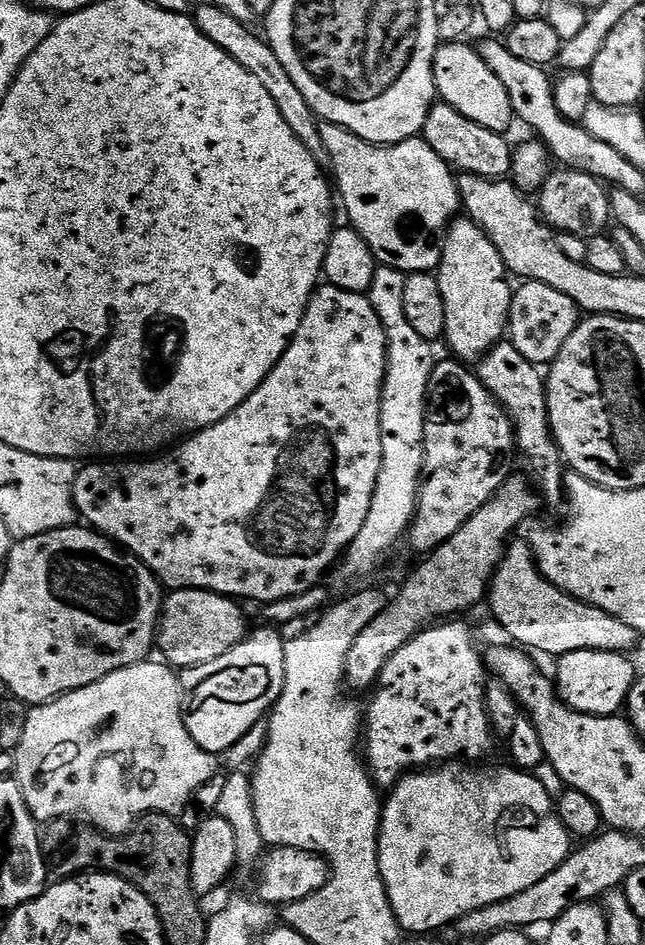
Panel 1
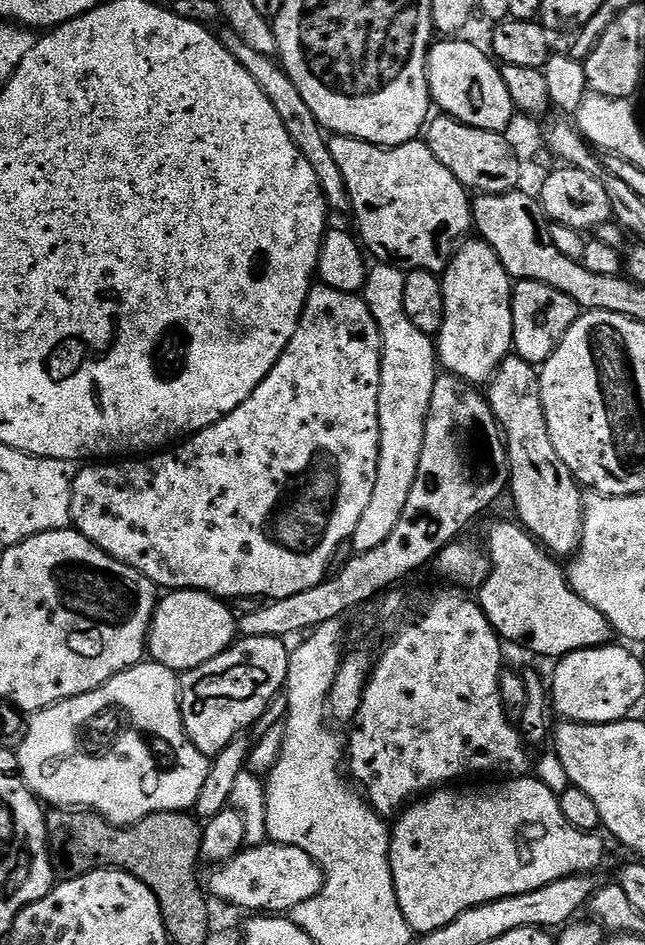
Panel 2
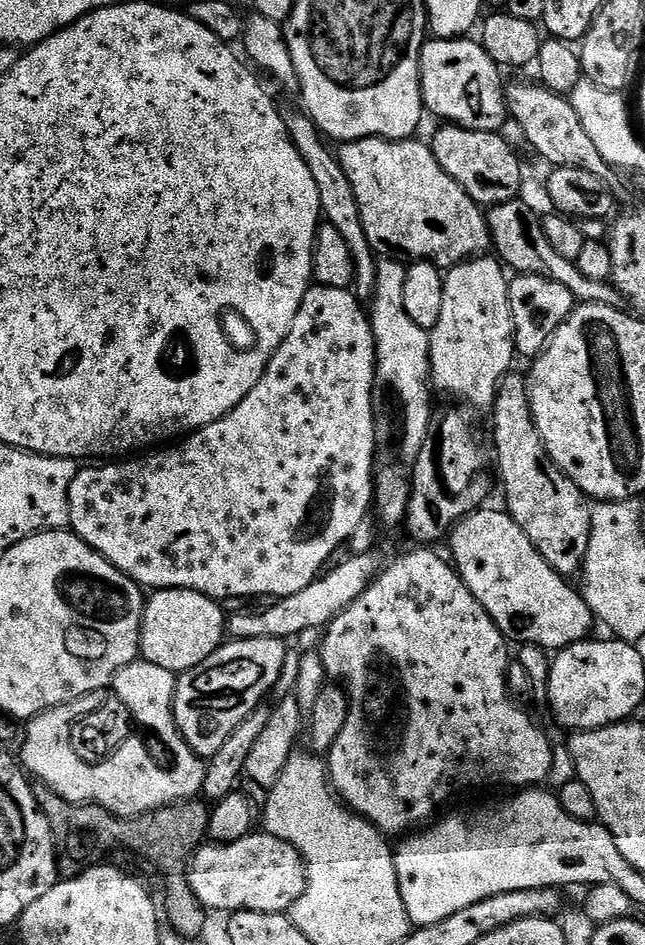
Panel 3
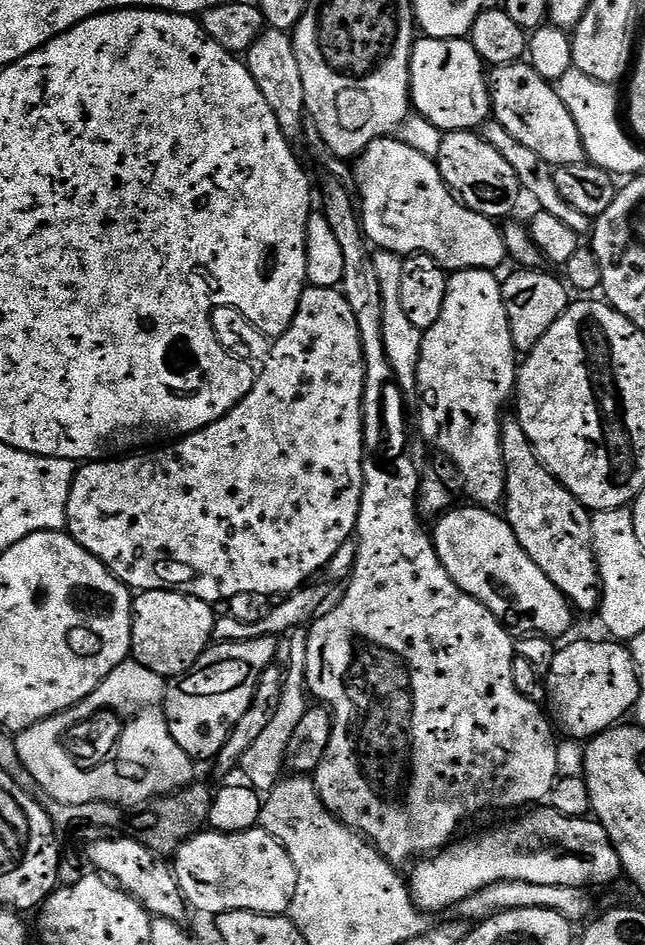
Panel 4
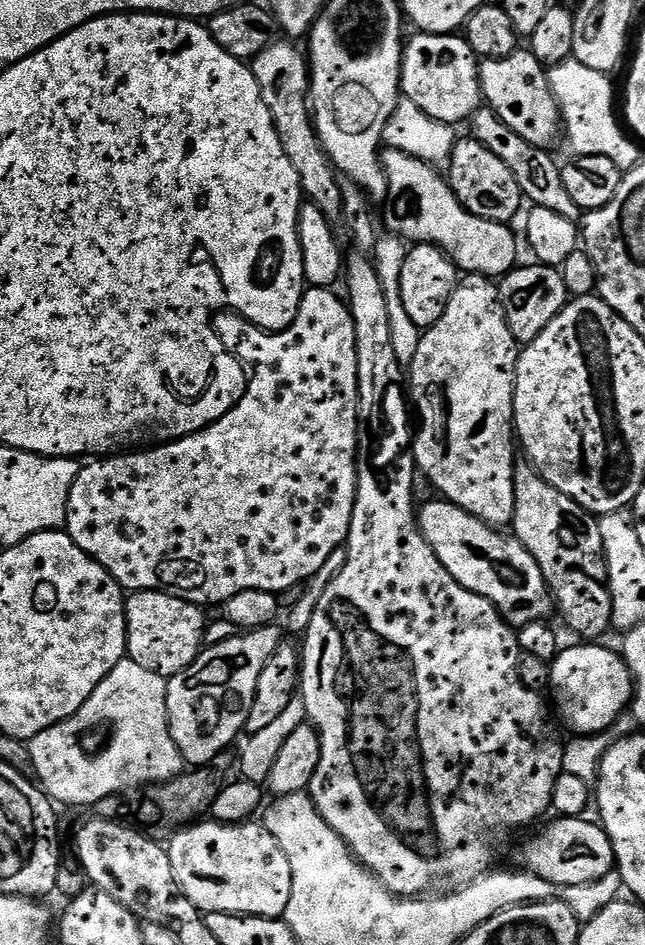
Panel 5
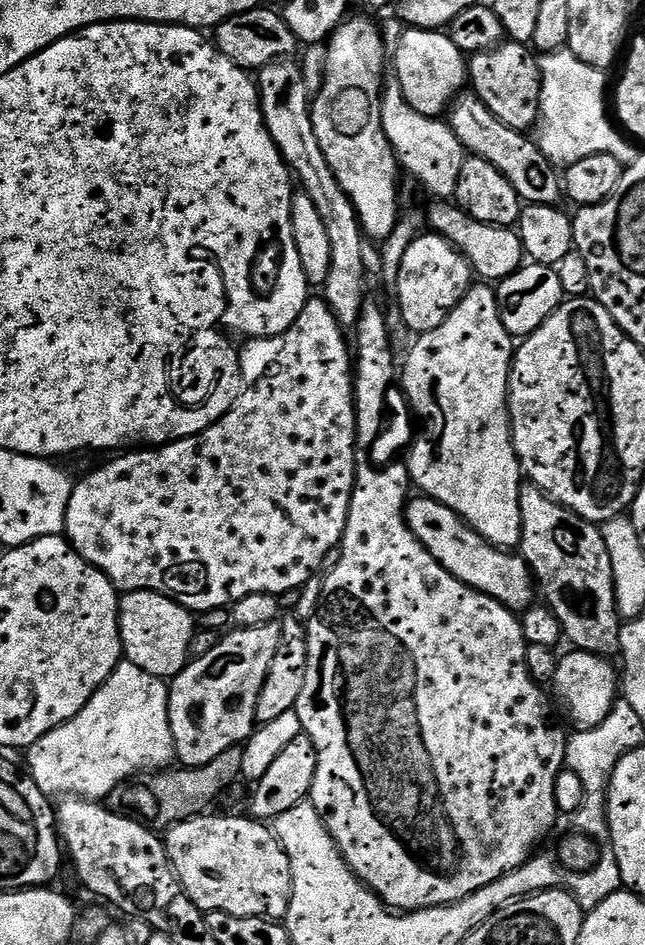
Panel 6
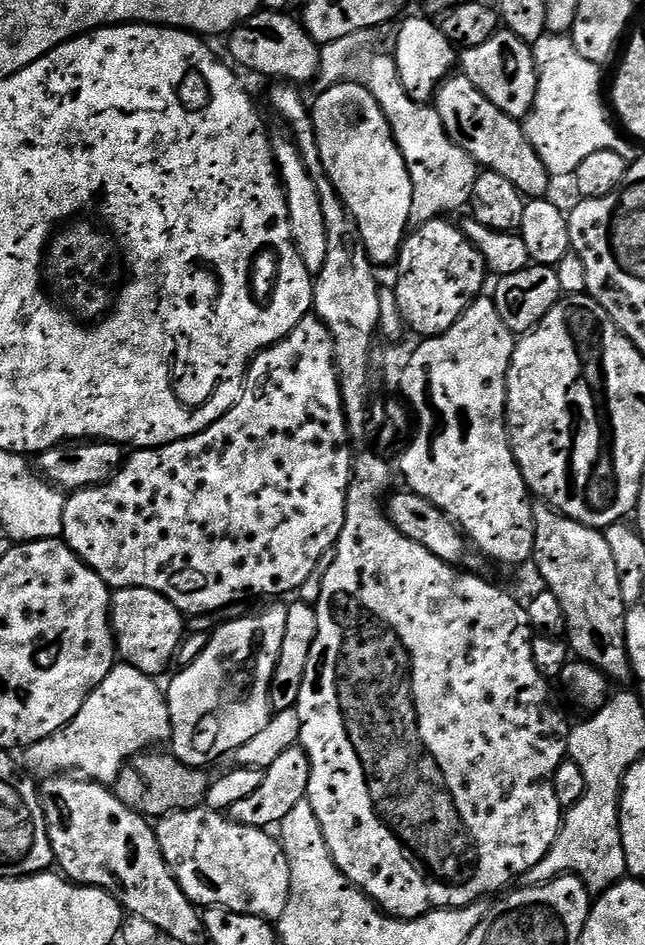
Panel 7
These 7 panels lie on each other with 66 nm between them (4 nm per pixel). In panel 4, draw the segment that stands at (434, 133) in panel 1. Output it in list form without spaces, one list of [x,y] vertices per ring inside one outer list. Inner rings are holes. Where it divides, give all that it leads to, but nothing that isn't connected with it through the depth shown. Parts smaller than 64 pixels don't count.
[[[479,131],[443,133],[434,159],[448,189],[455,192],[467,208],[497,222],[513,215],[521,189],[518,174],[514,174],[514,166],[510,166]]]

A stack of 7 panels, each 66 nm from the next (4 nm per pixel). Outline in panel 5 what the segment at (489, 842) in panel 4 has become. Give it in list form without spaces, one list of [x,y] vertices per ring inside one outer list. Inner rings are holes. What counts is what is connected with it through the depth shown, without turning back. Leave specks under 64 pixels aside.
[[[565,816],[552,818],[541,832],[533,831],[524,844],[523,867],[529,872],[562,886],[582,886],[602,878],[613,871],[616,855],[608,835],[599,823],[591,824],[588,818]]]

